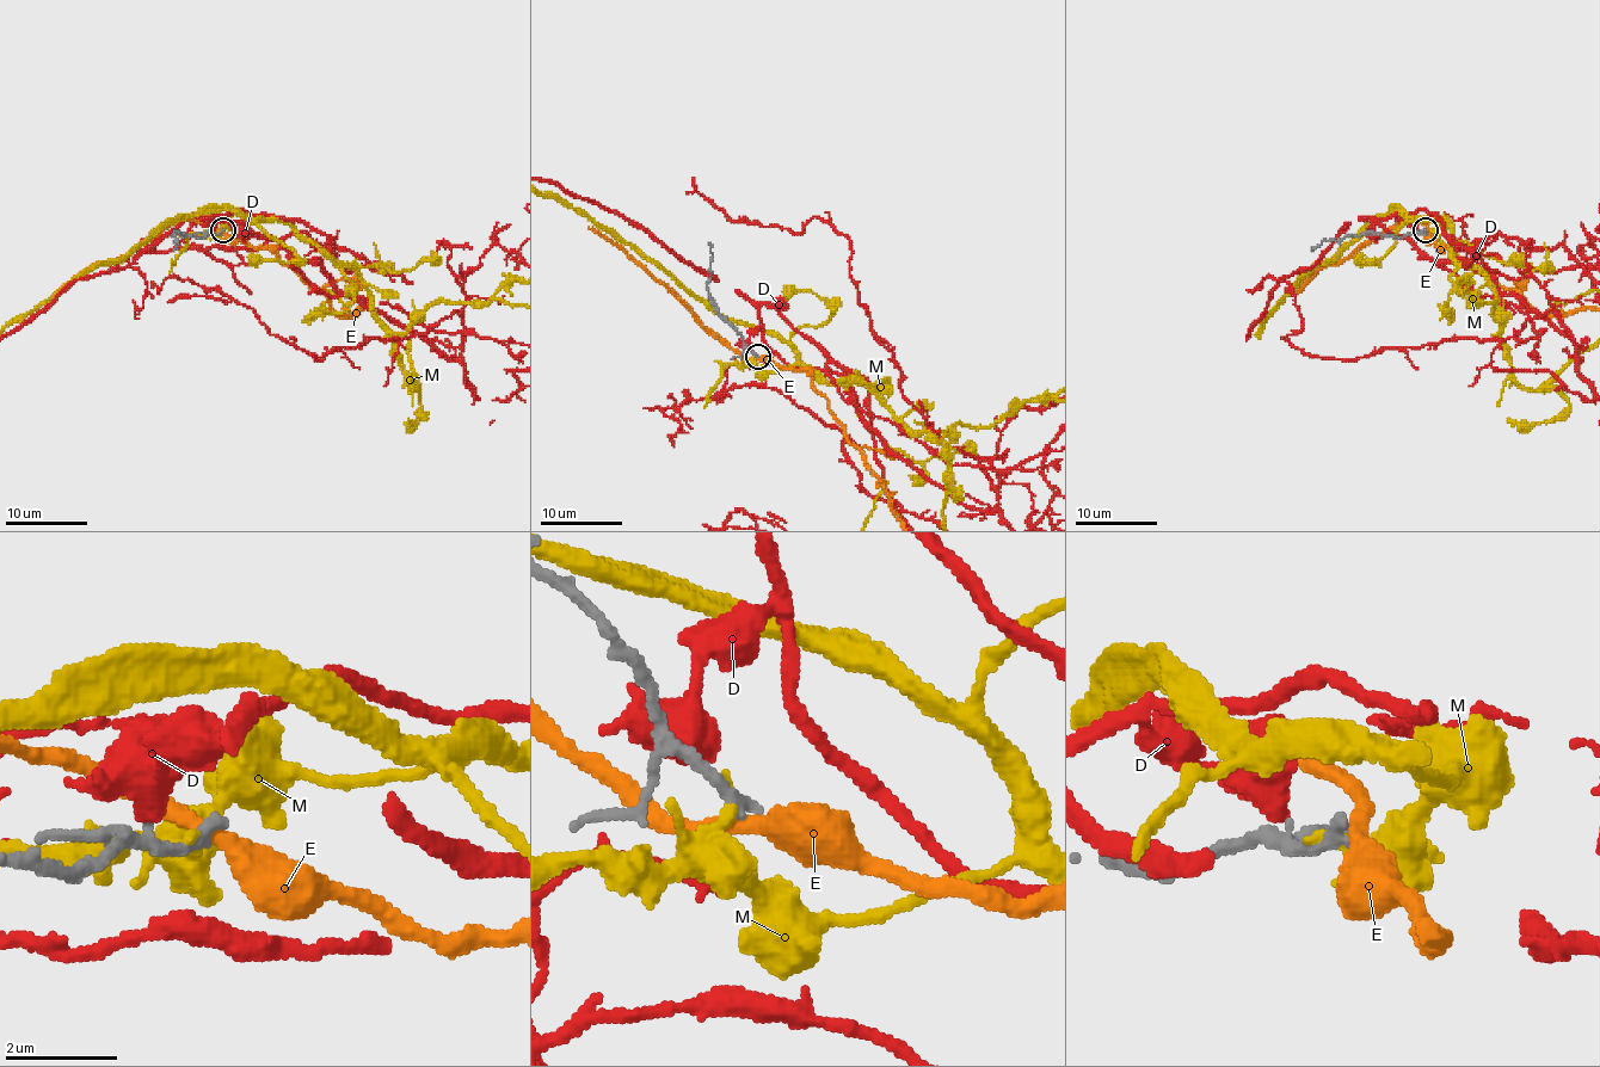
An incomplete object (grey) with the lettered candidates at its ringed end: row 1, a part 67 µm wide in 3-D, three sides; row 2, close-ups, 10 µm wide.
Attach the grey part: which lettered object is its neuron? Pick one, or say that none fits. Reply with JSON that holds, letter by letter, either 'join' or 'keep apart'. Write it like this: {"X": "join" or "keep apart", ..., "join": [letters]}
{"D": "keep apart", "E": "keep apart", "M": "keep apart", "join": []}

